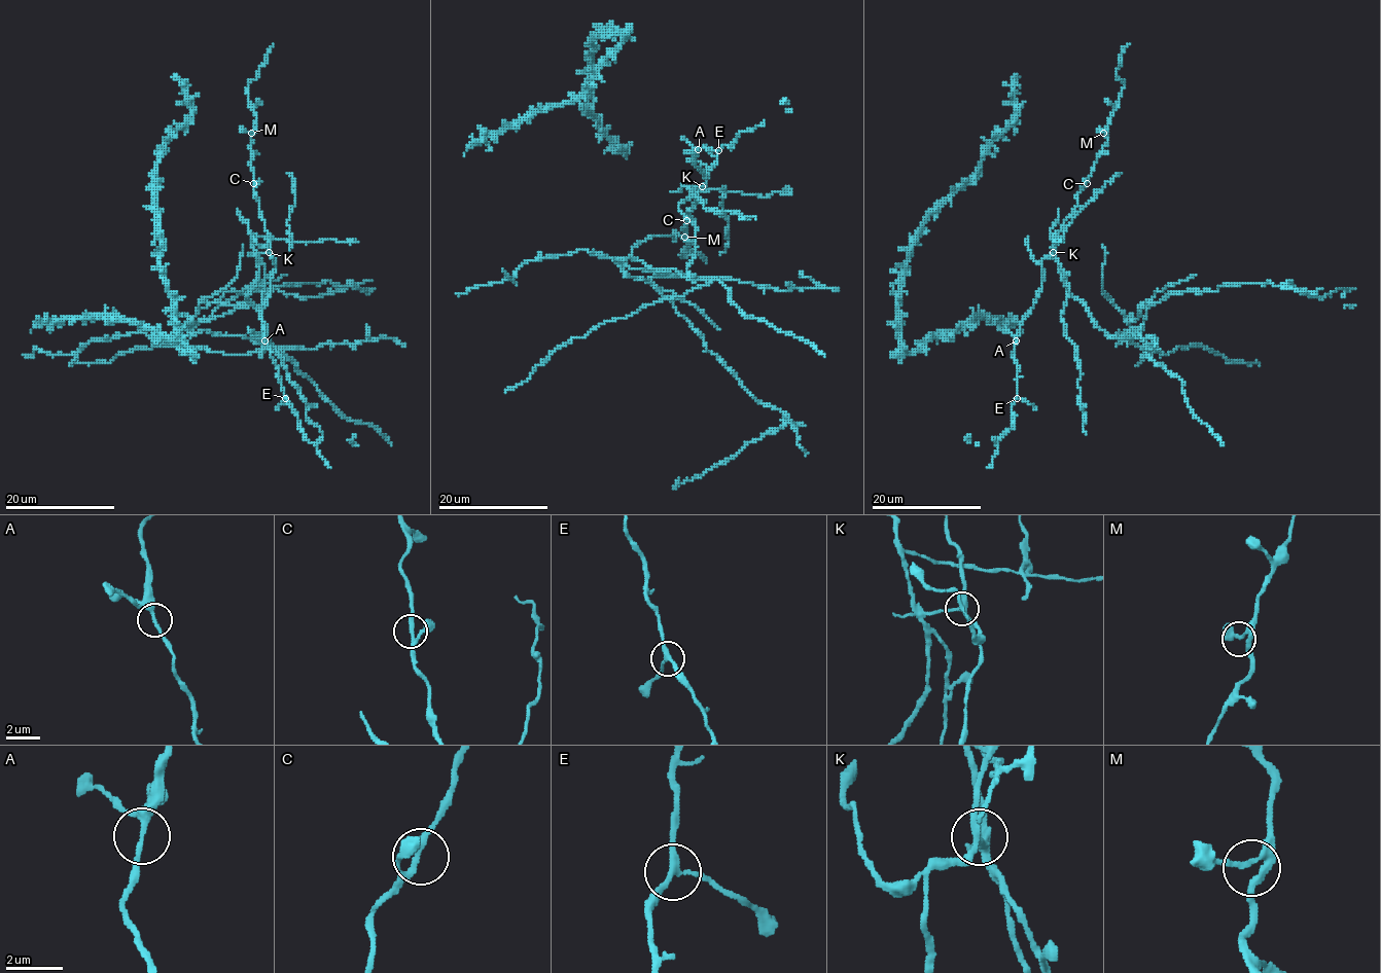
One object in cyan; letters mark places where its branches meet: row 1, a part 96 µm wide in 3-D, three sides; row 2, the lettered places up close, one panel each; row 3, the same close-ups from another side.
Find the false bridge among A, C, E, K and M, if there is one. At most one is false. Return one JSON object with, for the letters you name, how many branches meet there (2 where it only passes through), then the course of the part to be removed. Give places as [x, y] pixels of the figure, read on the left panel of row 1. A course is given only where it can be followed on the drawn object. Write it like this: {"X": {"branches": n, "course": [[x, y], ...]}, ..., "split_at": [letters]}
{"K": {"branches": 3}, "split_at": ["K"]}

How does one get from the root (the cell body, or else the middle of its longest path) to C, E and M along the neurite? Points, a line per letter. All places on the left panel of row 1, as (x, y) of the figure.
C: (259, 210), (253, 183)
E: (259, 210), (268, 232), (270, 253), (275, 259), (271, 293), (261, 310), (262, 334), (277, 365), (285, 398)
M: (259, 210), (250, 166), (251, 133)

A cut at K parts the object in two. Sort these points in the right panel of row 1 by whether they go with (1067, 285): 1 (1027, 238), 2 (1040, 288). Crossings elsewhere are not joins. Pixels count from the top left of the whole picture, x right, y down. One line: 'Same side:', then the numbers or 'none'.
Same side: none

